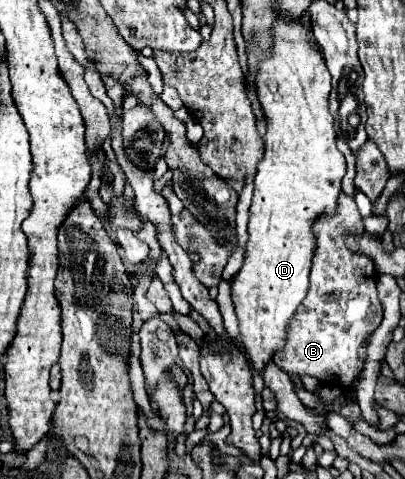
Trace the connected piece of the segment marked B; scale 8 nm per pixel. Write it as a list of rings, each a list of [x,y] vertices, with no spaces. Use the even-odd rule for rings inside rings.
[[[344,192],[340,194],[340,210],[334,214],[334,218],[320,218],[314,224],[314,232],[318,236],[318,248],[312,260],[312,272],[310,272],[310,288],[306,298],[302,300],[300,308],[296,310],[294,318],[290,320],[290,326],[286,328],[286,340],[280,350],[274,354],[274,364],[282,370],[286,370],[292,376],[308,374],[318,378],[326,384],[340,384],[342,388],[352,388],[358,380],[358,374],[362,370],[362,362],[358,358],[360,344],[380,326],[382,322],[382,304],[376,296],[376,268],[366,256],[358,256],[346,248],[346,236],[348,234],[362,234],[362,216],[356,208],[356,202],[348,198]]]

